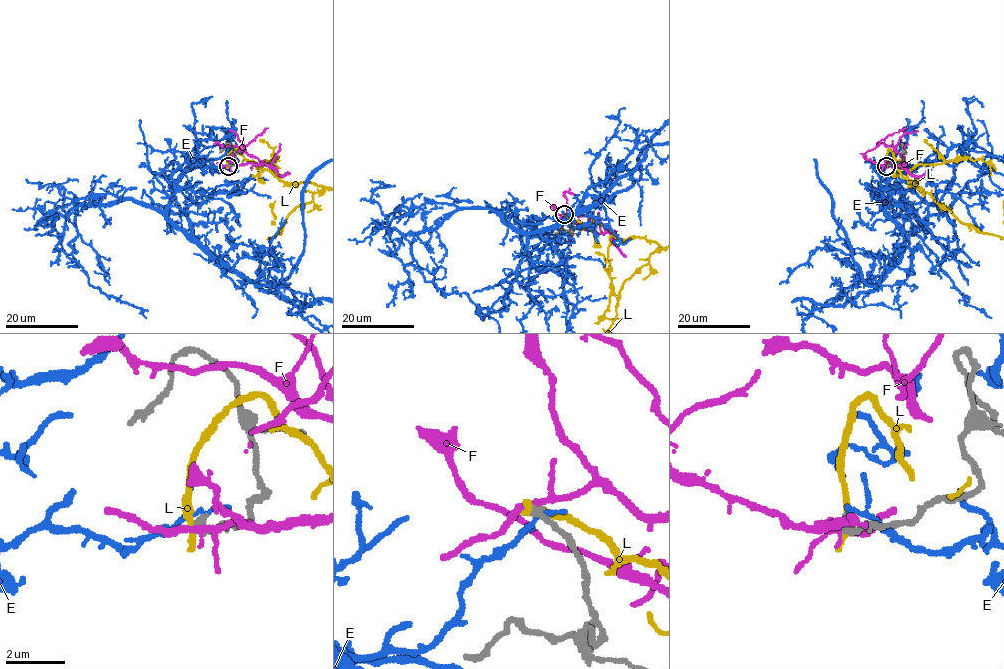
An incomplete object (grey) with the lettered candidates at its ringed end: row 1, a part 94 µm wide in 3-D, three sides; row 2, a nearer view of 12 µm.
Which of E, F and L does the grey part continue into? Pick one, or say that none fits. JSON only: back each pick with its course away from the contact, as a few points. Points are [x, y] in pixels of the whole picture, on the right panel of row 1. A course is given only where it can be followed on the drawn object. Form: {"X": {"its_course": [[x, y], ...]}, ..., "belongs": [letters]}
{"belongs": []}

